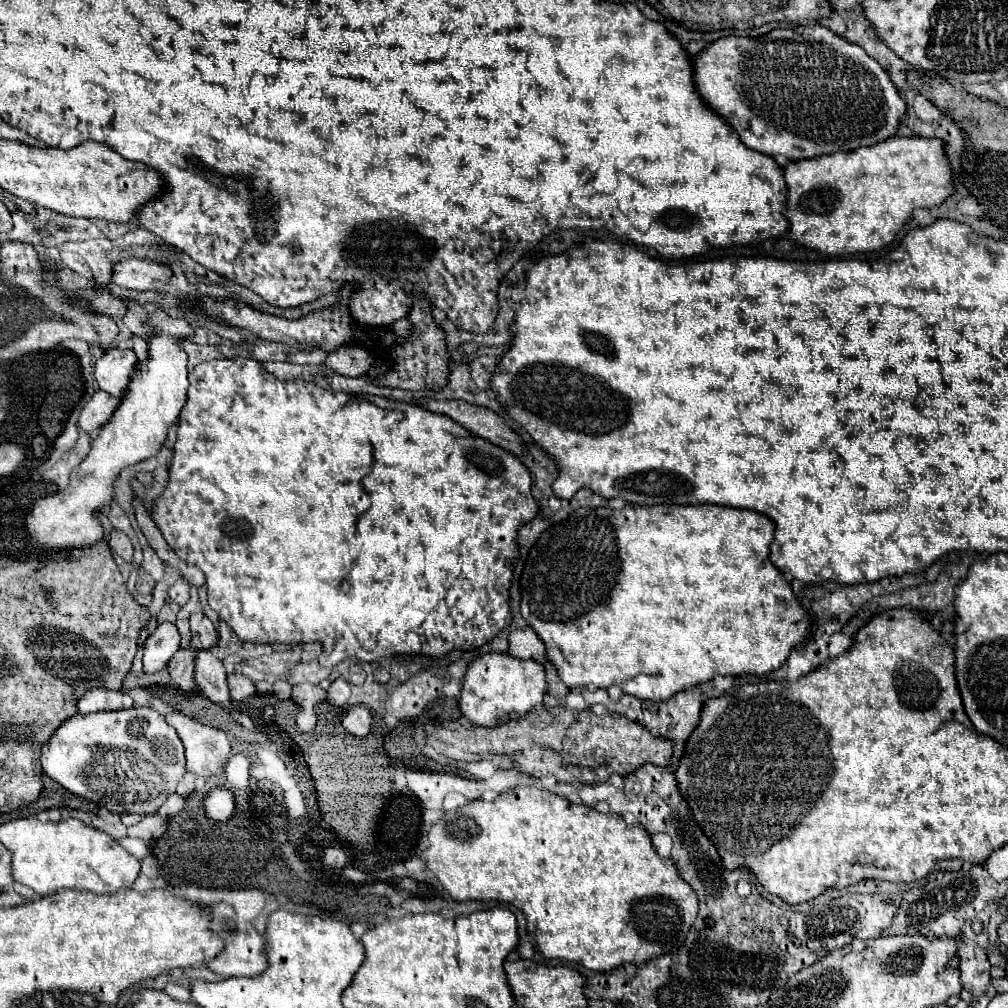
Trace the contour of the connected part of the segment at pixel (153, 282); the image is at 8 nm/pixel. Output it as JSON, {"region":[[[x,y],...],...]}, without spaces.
{"region":[[[130,258],[114,264],[112,268],[112,282],[136,292],[162,290],[170,282],[170,278],[172,278],[172,270],[152,260]]]}

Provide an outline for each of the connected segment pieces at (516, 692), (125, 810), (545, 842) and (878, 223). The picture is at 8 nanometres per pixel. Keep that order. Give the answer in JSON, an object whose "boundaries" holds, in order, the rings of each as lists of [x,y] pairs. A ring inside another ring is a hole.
{"boundaries":[[[[488,652],[468,664],[458,708],[462,716],[476,726],[498,726],[506,720],[522,718],[534,706],[540,706],[544,694],[546,680],[542,664],[534,660],[518,660],[502,652]]],[[[132,706],[118,712],[98,712],[98,714],[76,714],[68,718],[46,742],[54,748],[42,748],[40,764],[42,770],[60,786],[64,786],[70,794],[80,796],[88,802],[104,806],[106,810],[122,816],[122,814],[140,814],[140,816],[154,816],[158,808],[166,802],[170,794],[176,792],[178,782],[182,780],[186,768],[184,760],[184,746],[178,738],[176,730],[166,724],[164,716],[158,714],[154,708],[140,708]],[[106,750],[122,752],[122,758],[110,758]]],[[[518,786],[514,790],[508,790],[504,794],[500,794],[498,798],[494,798],[492,802],[486,800],[472,800],[466,806],[460,806],[448,814],[444,814],[444,818],[434,824],[434,828],[428,834],[428,848],[420,850],[422,860],[426,862],[426,870],[434,872],[436,878],[440,880],[440,884],[450,892],[450,896],[456,902],[466,902],[466,900],[496,900],[496,902],[506,902],[506,904],[516,904],[518,910],[524,912],[526,920],[528,920],[528,930],[530,936],[536,940],[536,950],[540,952],[542,958],[546,960],[564,960],[564,962],[576,962],[588,970],[594,972],[610,972],[626,962],[634,962],[634,964],[642,964],[646,960],[650,960],[652,956],[660,956],[660,954],[668,954],[672,950],[678,948],[678,940],[680,946],[684,944],[684,938],[688,934],[688,930],[692,928],[694,920],[696,920],[696,912],[698,912],[698,900],[696,894],[692,892],[692,888],[678,876],[676,866],[672,864],[670,858],[660,858],[652,844],[650,844],[650,836],[642,826],[628,826],[622,816],[616,814],[598,814],[594,808],[588,806],[576,806],[570,800],[550,794],[546,790],[538,790],[538,788],[524,788]]],[[[892,136],[884,142],[878,142],[876,146],[788,162],[784,166],[784,176],[788,204],[784,206],[782,214],[790,224],[788,238],[802,248],[820,252],[824,256],[870,252],[888,246],[904,226],[904,222],[910,218],[914,208],[932,208],[936,204],[942,204],[952,192],[952,170],[944,156],[942,142],[918,136]]]]}

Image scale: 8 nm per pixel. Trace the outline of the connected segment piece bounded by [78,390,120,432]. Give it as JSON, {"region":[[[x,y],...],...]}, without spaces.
{"region":[[[96,390],[94,396],[90,398],[90,402],[80,412],[80,420],[78,420],[80,428],[84,432],[92,432],[94,428],[100,428],[102,424],[106,424],[110,420],[110,416],[118,404],[120,404],[118,398],[108,396],[104,390]]]}

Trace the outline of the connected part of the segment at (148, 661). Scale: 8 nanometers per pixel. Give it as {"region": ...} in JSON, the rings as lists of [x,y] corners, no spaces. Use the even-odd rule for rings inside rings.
{"region":[[[162,622],[144,644],[144,672],[162,670],[180,648],[180,632],[174,624]]]}

